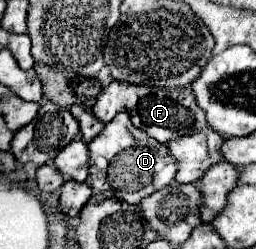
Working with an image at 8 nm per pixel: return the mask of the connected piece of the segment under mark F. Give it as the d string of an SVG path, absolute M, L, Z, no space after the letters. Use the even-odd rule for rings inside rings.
M111 81L107 87L101 89L97 103L93 105L93 115L99 121L109 123L121 111L129 111L133 125L143 129L149 137L157 139L159 143L169 143L171 139L179 139L181 135L191 135L207 127L207 119L195 103L195 95L191 95L191 85L181 89L175 87L175 91L171 91L165 87Z

